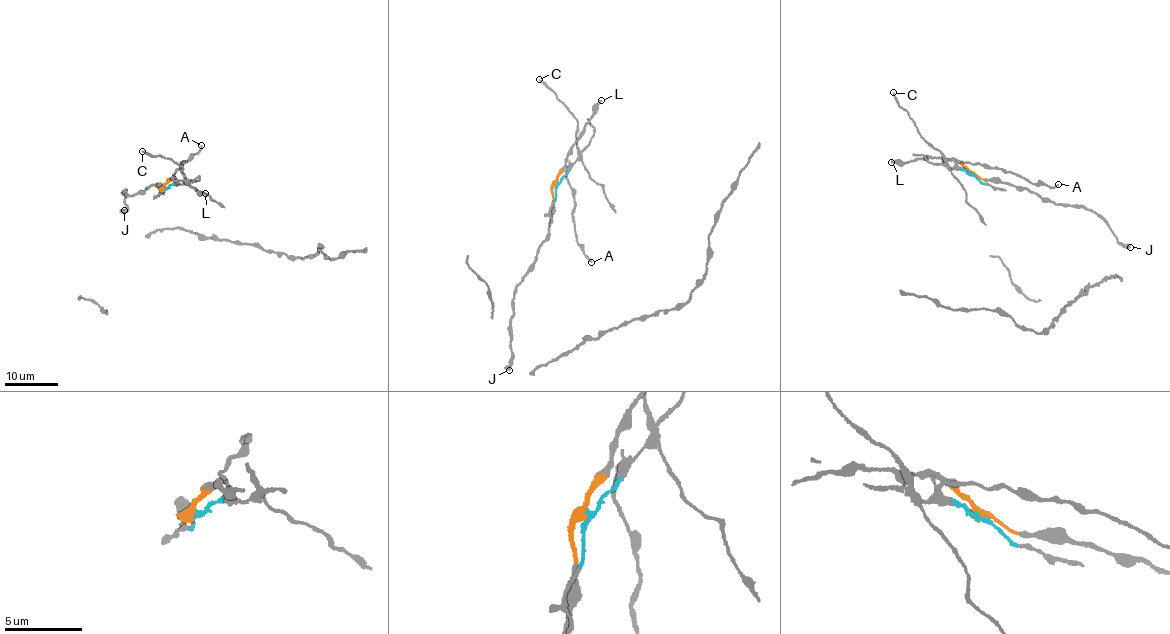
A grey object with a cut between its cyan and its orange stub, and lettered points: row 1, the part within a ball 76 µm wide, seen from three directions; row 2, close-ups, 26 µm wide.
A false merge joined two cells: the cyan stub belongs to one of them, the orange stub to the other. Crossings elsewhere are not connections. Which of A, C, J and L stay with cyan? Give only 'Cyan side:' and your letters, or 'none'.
Cyan side: A, C

